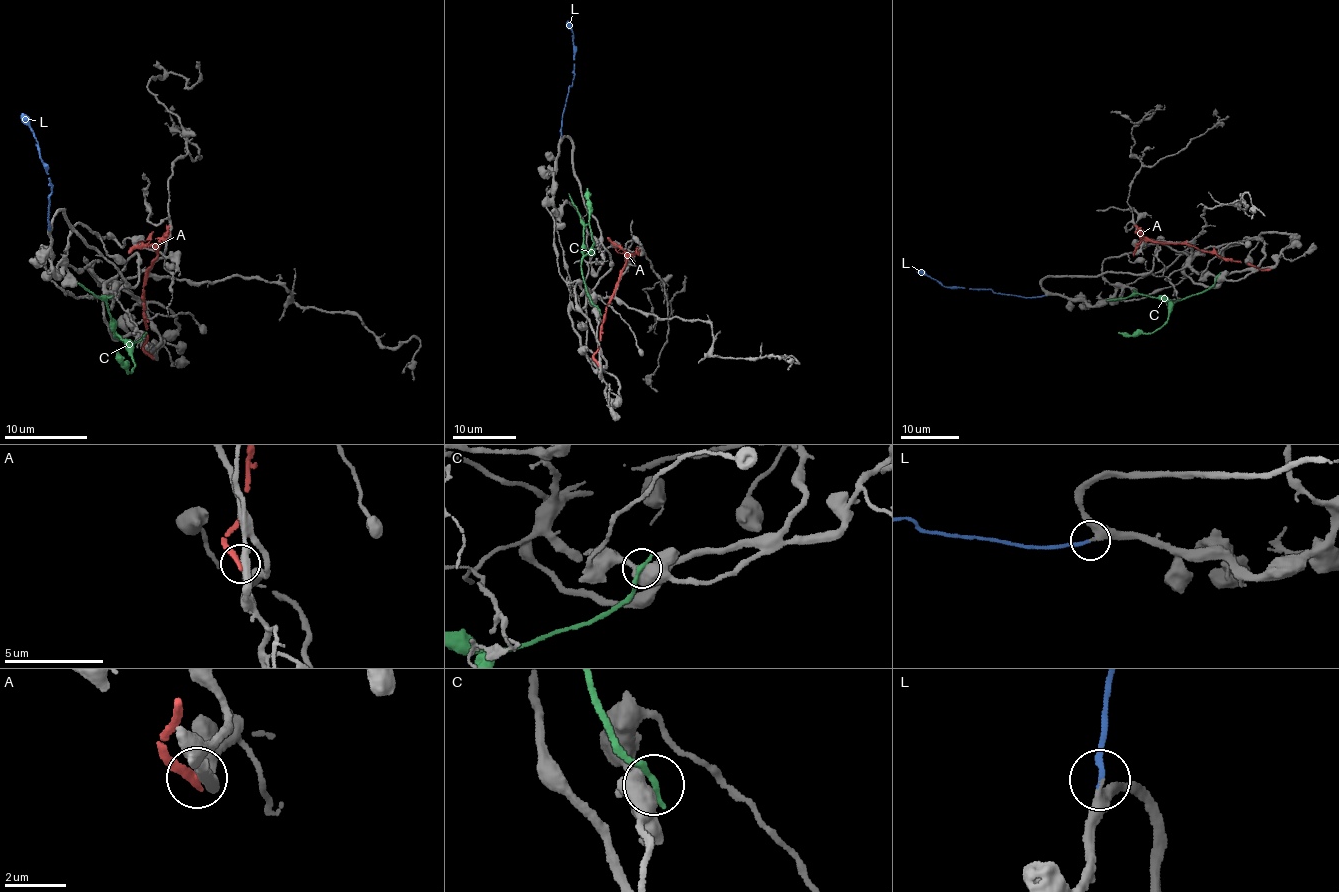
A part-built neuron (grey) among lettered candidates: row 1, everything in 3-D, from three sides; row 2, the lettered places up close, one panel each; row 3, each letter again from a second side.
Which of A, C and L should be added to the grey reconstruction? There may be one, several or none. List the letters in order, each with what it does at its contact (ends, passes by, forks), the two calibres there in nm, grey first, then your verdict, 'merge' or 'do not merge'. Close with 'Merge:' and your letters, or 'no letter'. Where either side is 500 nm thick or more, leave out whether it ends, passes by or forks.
A: it ends there; 420 nm thick on the grey side, 300 nm on the other; do not merge
C: 600 nm thick on the grey side, 240 nm on the other; do not merge
L: it ends there; 320 nm thick on the grey side, 190 nm on the other; merge
Merge: L

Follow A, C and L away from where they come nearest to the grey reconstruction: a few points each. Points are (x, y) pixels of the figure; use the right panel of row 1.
A: (1267, 269), (1247, 262), (1225, 261), (1185, 243), (1139, 242), (1133, 256)
C: (1217, 277), (1209, 288), (1172, 301), (1167, 320), (1152, 332), (1123, 335), (1118, 333)
L: (1044, 295), (1022, 298), (994, 294), (989, 288), (950, 288), (917, 271)

